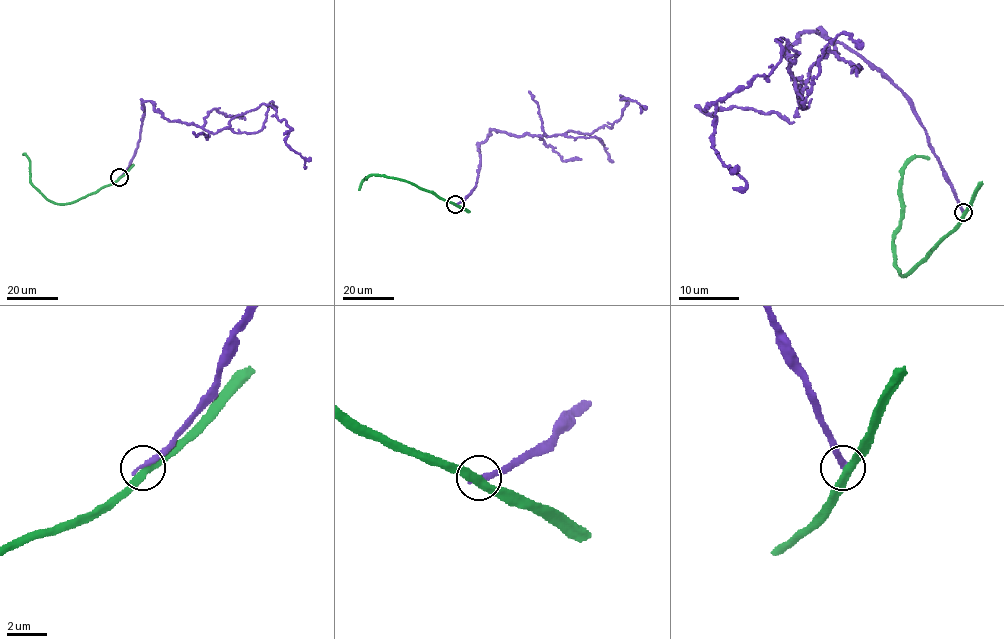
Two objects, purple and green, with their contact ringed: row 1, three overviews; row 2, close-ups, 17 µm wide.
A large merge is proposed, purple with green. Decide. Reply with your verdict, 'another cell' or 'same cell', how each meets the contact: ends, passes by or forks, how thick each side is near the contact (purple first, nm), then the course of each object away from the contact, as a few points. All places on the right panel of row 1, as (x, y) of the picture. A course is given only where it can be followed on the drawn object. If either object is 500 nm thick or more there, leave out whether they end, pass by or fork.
another cell | purple ends | green passes by | 280/400 nm | purple via (963, 213), (913, 103), (817, 32), (787, 56), (802, 108), (782, 38), (766, 77), (717, 102), (732, 187) | green via (963, 213), (956, 226), (907, 275), (901, 273), (893, 232), (901, 222), (901, 170), (916, 156), (930, 158)

